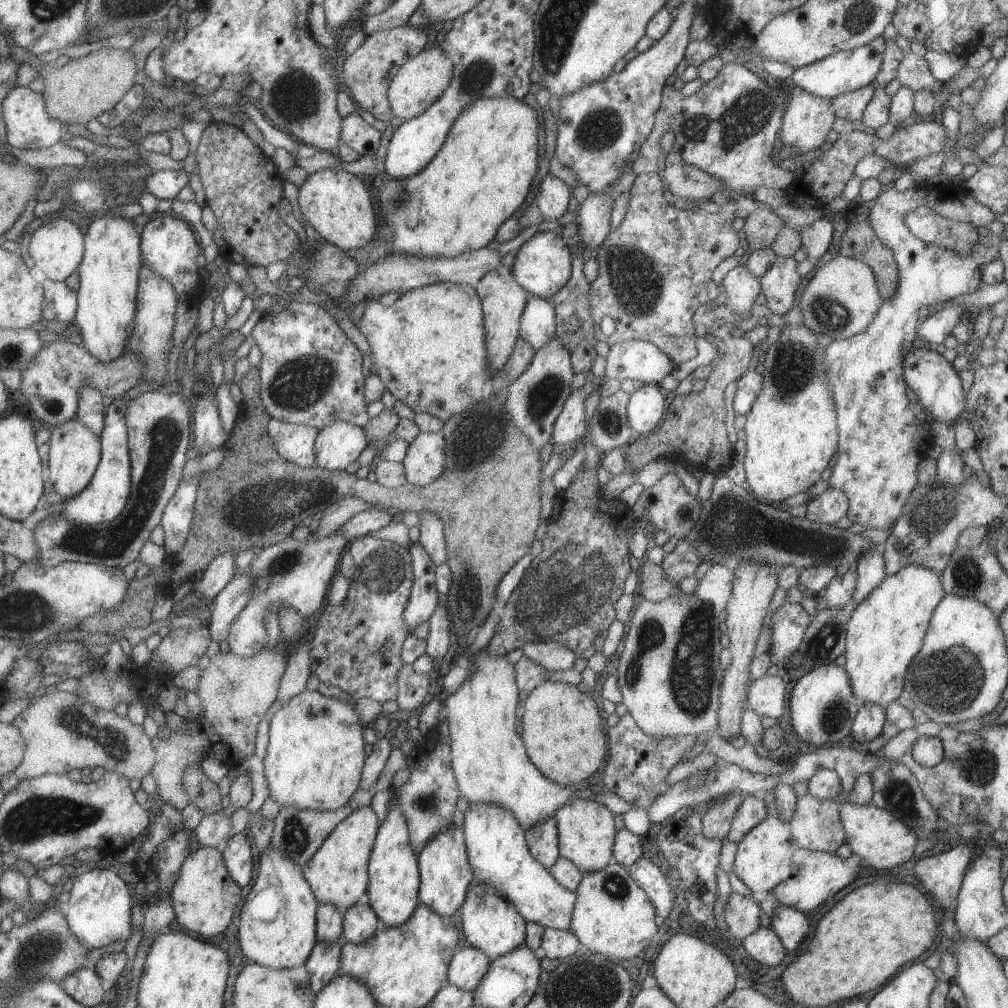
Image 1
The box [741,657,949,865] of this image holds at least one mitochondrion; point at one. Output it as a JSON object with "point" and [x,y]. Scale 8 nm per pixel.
{"point":[898,793]}

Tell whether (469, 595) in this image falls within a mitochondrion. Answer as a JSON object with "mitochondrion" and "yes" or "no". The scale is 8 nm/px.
{"mitochondrion":"yes"}

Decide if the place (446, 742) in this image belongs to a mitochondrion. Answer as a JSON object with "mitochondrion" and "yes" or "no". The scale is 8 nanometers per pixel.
{"mitochondrion":"no"}

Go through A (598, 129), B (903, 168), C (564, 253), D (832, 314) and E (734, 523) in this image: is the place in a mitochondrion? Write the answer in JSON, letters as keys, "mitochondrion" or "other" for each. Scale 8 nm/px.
{"A":"mitochondrion","B":"other","C":"other","D":"mitochondrion","E":"mitochondrion"}

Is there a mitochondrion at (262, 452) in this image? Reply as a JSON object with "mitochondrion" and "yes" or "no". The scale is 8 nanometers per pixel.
{"mitochondrion":"no"}

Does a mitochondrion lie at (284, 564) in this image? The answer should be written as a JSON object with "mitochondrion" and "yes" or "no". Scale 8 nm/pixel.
{"mitochondrion":"yes"}

